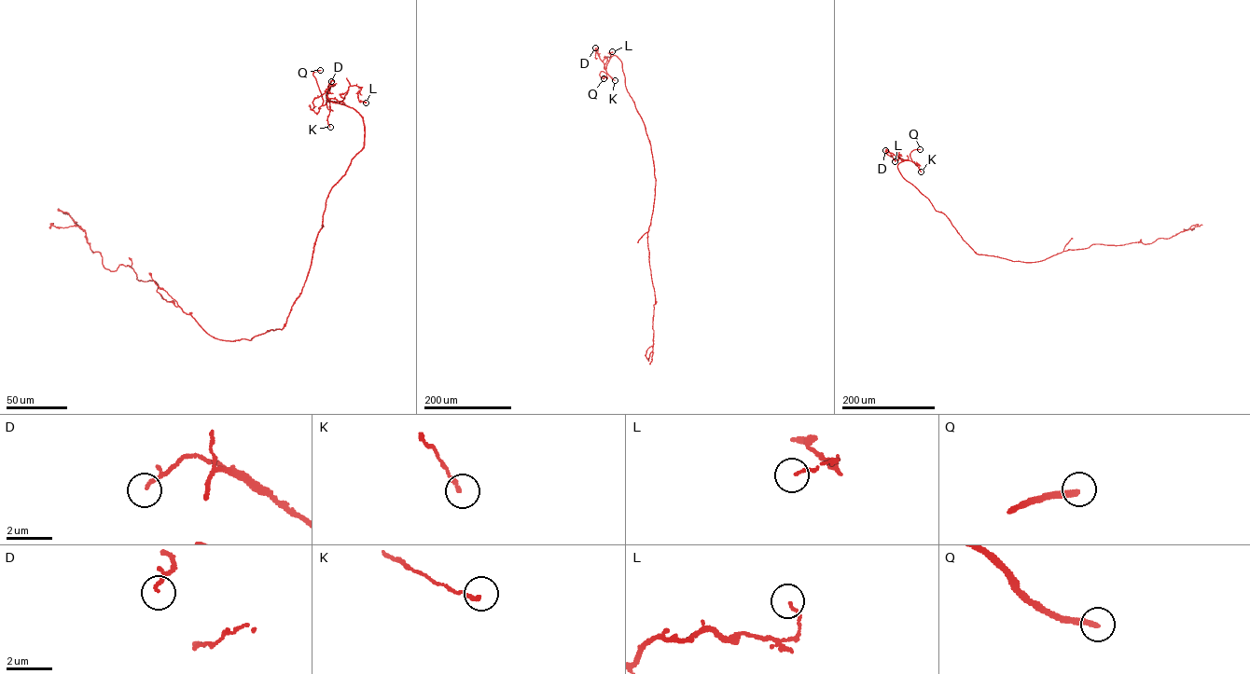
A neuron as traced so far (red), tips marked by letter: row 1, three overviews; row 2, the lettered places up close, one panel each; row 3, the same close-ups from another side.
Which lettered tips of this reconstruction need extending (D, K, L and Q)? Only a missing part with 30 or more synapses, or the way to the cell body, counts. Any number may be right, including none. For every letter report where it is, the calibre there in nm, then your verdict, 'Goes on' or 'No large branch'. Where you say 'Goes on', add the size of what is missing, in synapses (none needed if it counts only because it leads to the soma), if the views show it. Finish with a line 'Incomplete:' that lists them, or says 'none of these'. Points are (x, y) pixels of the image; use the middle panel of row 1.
D: Place: (595, 48). Thickness 100 nm. No large branch
K: Place: (615, 80). Thickness 170 nm. No large branch
L: Place: (612, 51). Thickness 100 nm. No large branch
Q: Place: (604, 78). Thickness 280 nm. Goes on
Incomplete: Q

